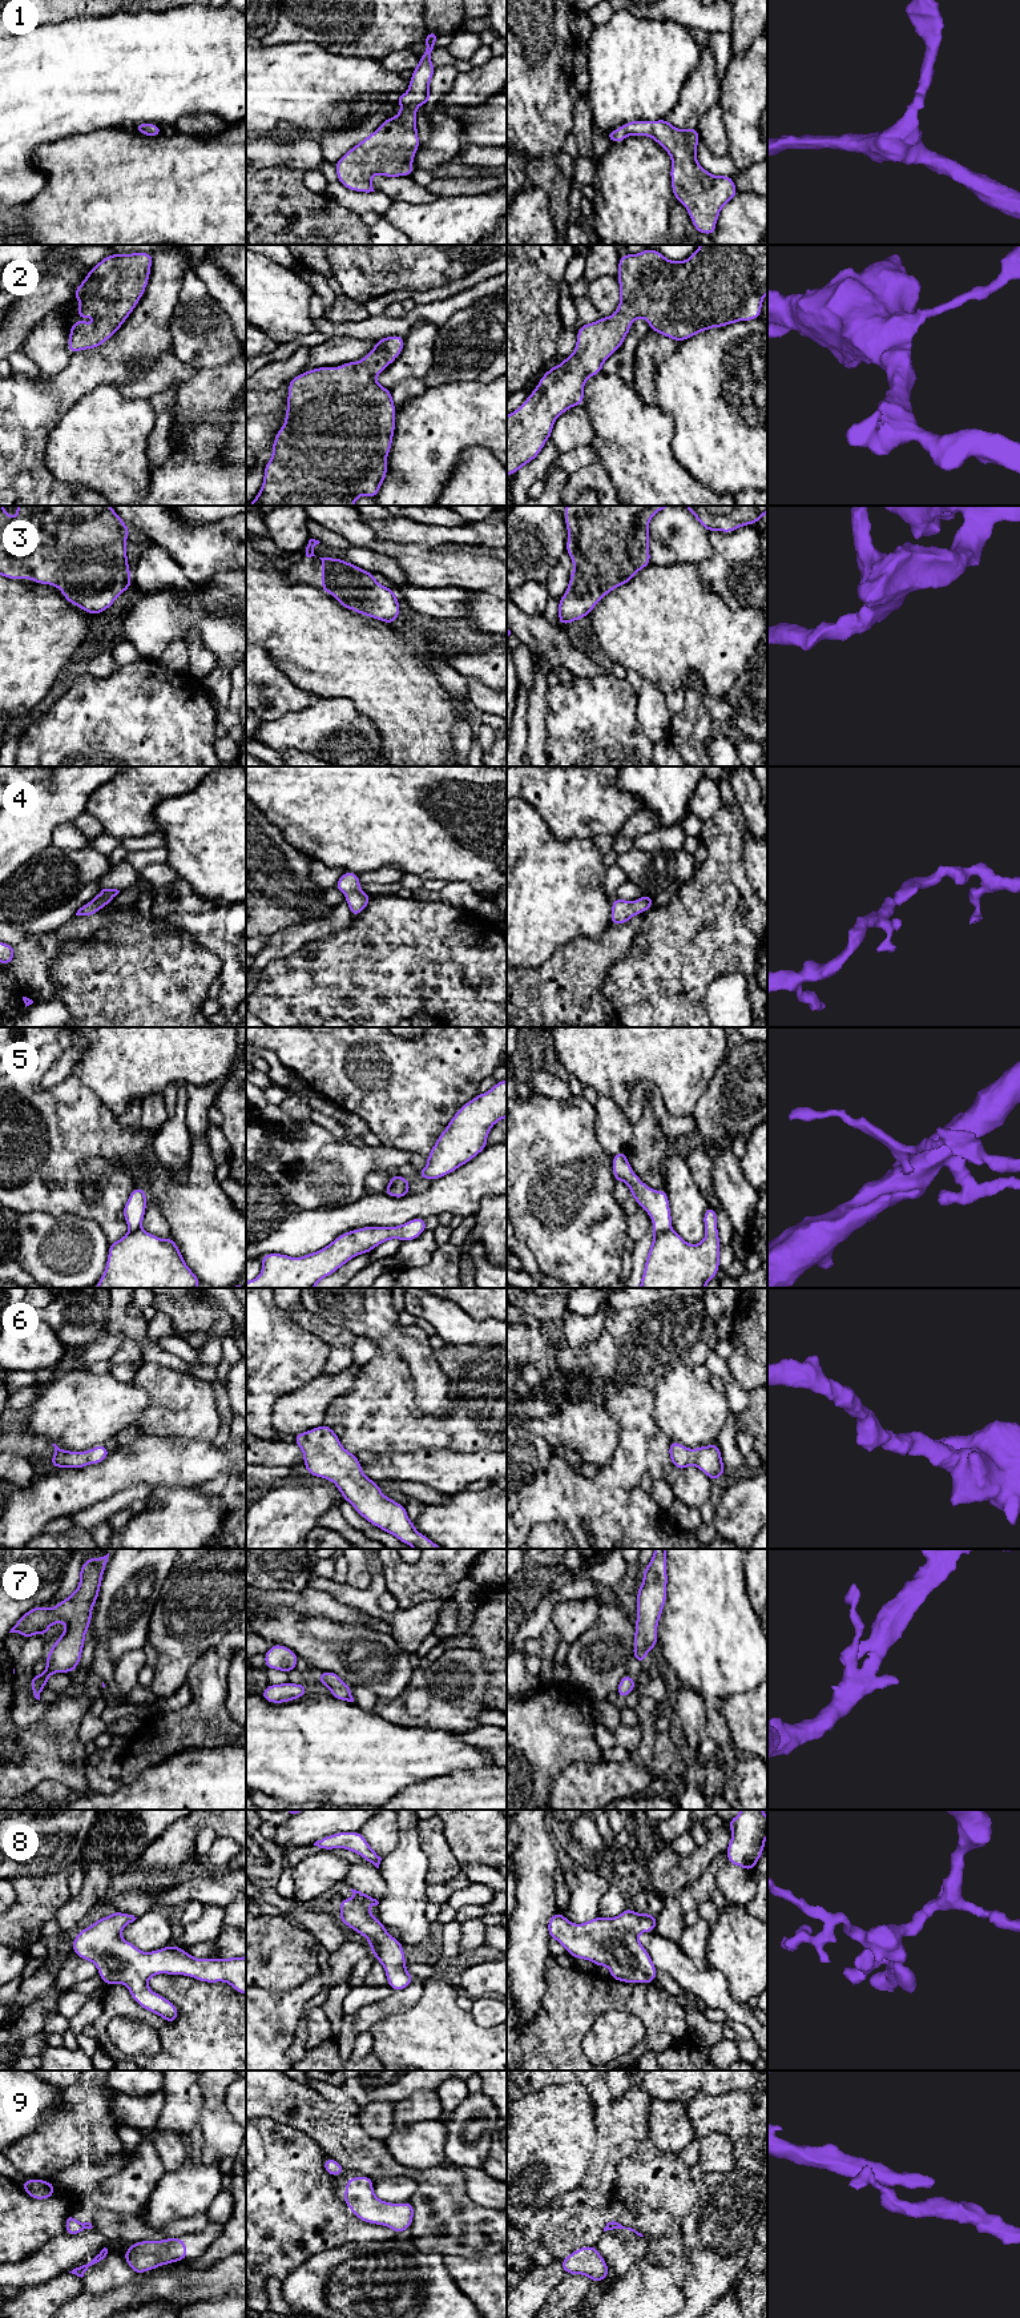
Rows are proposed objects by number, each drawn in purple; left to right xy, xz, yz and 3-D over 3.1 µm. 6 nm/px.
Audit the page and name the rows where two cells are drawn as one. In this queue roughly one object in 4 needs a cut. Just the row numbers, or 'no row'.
5, 9

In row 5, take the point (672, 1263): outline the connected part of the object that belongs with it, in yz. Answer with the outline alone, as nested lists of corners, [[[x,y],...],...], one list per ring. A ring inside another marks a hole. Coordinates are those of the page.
[[[710,1206],[703,1214],[703,1226],[706,1235],[700,1244],[686,1243],[673,1230],[653,1232],[653,1243],[646,1256],[638,1288],[705,1288],[719,1269],[721,1243],[718,1238],[717,1211]]]

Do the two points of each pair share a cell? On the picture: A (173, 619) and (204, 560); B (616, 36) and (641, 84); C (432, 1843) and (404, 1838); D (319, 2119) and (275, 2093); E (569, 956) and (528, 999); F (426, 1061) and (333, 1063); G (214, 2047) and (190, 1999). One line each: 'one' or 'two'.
A: two
B: one
C: two
D: one
E: one
F: one
G: one

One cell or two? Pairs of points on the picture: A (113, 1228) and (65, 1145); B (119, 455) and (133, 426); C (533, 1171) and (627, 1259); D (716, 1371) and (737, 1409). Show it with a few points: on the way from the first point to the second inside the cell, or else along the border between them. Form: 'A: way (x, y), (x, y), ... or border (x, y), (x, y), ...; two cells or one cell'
A: way (91, 1208), (65, 1186), (65, 1167); one cell
B: way (119, 449), (119, 441), (127, 433); one cell
C: border (625, 1248), (621, 1256), (620, 1274); two cells
D: way (726, 1379), (737, 1399); one cell

